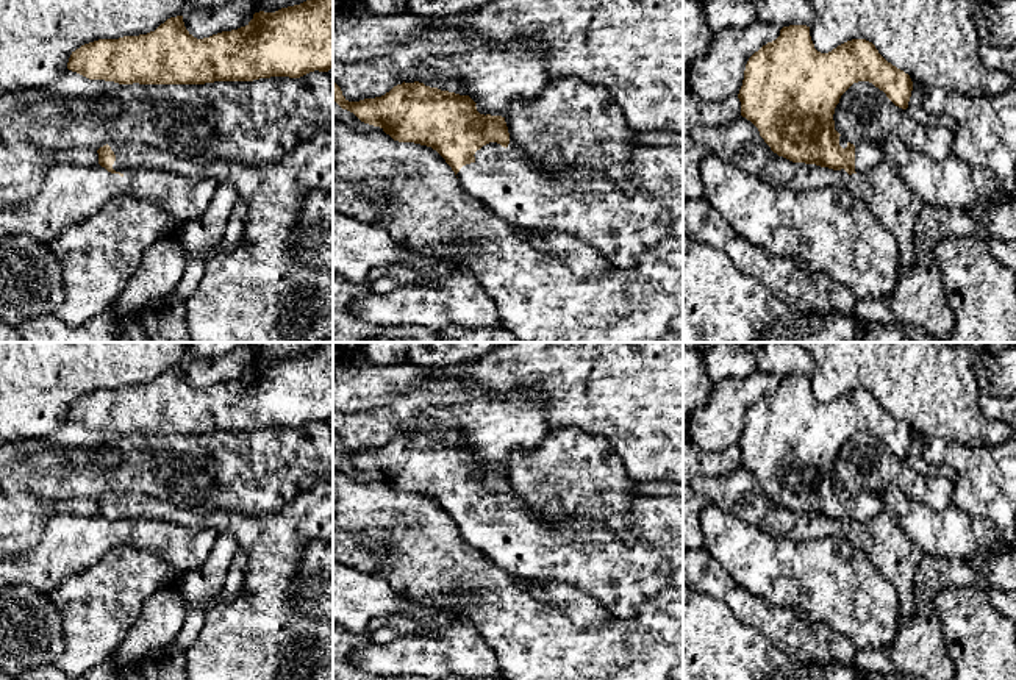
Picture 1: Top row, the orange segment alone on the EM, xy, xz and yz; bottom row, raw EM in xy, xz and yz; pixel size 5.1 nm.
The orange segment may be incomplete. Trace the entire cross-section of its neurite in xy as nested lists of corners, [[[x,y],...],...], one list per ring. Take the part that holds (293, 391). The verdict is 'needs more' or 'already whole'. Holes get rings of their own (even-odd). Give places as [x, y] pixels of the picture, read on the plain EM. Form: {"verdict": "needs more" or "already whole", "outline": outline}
{"verdict": "already whole", "outline": [[[320,342],[313,350],[306,350],[300,355],[281,358],[275,363],[255,363],[253,369],[238,380],[222,381],[213,385],[209,388],[197,389],[194,388],[184,377],[183,366],[170,367],[164,374],[161,374],[155,381],[139,386],[123,386],[119,389],[98,389],[89,394],[81,395],[75,402],[72,402],[67,419],[77,422],[89,430],[105,430],[114,431],[119,435],[205,435],[214,431],[253,431],[259,428],[270,428],[270,427],[289,427],[289,428],[300,428],[309,422],[328,422],[333,417],[333,342]]]}

